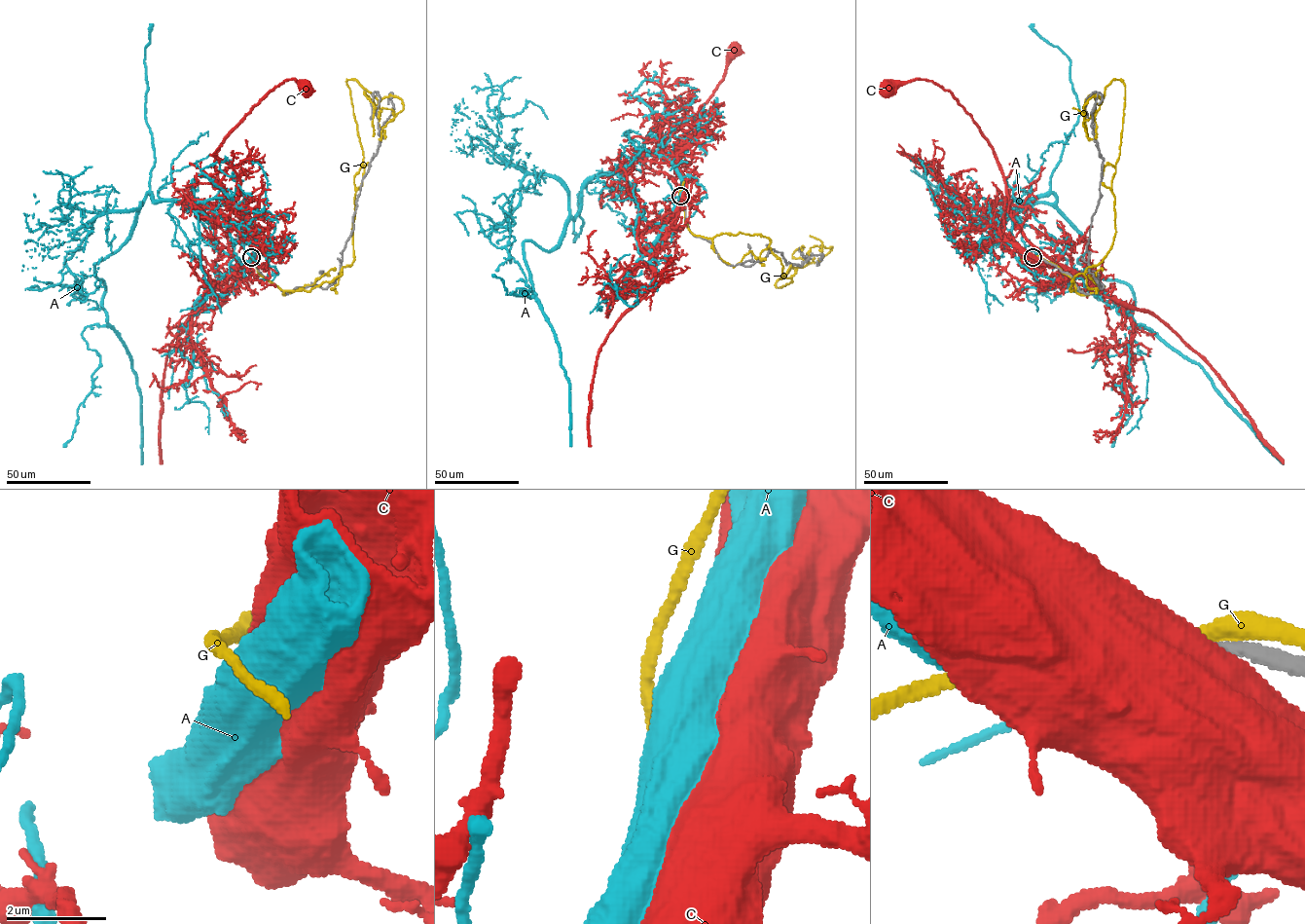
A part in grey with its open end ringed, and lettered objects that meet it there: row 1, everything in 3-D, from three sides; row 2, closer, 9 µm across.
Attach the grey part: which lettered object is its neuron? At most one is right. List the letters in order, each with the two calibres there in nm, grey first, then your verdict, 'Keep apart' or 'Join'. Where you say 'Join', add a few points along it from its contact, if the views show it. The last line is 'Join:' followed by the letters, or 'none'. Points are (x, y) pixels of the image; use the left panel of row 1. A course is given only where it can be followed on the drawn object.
A: Thickness 240 nm (grey) against 750 nm. Keep apart
C: Thickness 220 nm (grey) against 800 nm. Keep apart
G: Thickness 240 nm (grey) against 240 nm. Keep apart
Join: none

